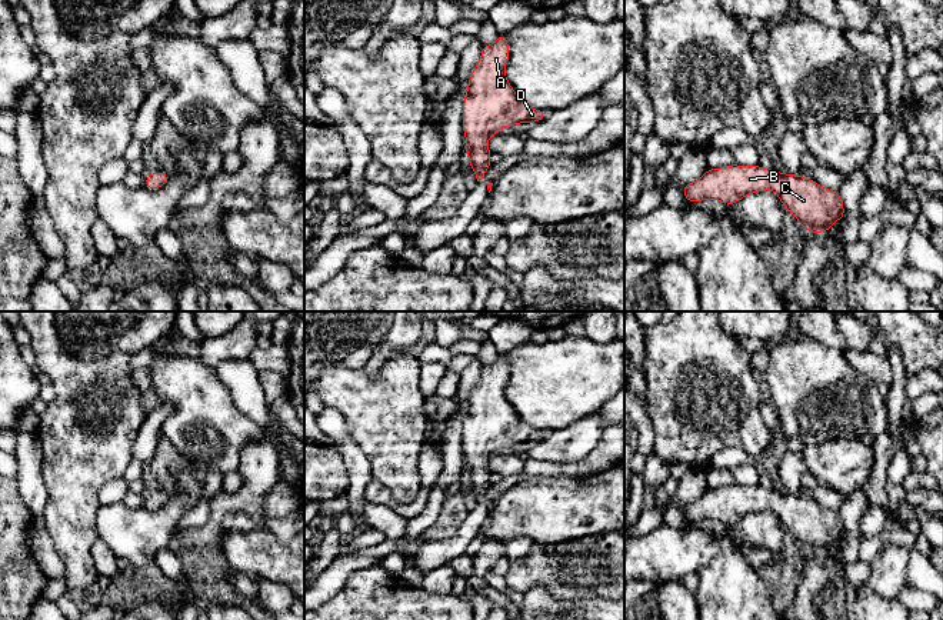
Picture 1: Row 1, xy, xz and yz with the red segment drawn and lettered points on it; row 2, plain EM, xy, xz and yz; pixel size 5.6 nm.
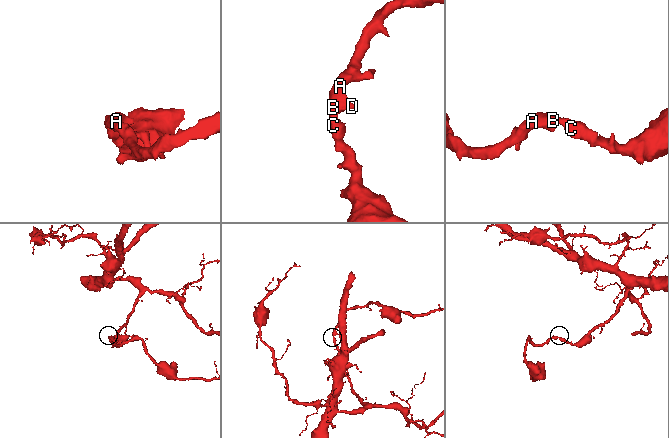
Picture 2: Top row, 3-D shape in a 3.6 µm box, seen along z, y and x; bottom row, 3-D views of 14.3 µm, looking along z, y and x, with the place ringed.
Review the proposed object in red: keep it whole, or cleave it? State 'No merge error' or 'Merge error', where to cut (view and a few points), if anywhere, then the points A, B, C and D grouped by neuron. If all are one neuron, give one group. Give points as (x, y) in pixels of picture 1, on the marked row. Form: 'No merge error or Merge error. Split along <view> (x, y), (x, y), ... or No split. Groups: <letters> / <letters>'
No merge error. No split. Groups: A B C D

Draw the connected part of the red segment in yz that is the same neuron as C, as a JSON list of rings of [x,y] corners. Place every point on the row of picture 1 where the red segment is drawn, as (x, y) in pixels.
[[[733,163],[727,167],[707,169],[700,179],[680,187],[689,203],[717,200],[729,206],[740,201],[752,193],[760,193],[767,189],[773,190],[779,196],[784,209],[789,210],[809,233],[826,233],[837,219],[840,219],[842,223],[844,221],[844,204],[840,193],[822,187],[814,180],[804,179],[800,174],[770,171],[760,164],[739,166]]]

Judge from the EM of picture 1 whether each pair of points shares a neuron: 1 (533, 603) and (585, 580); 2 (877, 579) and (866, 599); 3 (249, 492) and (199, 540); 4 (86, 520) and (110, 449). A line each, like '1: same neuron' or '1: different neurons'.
1: different neurons
2: different neurons
3: same neuron
4: same neuron

